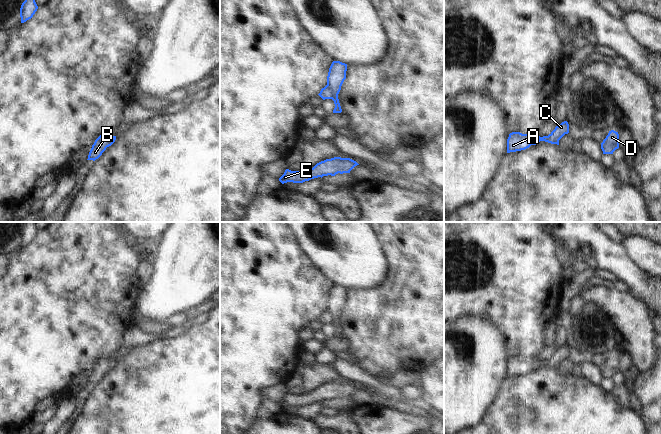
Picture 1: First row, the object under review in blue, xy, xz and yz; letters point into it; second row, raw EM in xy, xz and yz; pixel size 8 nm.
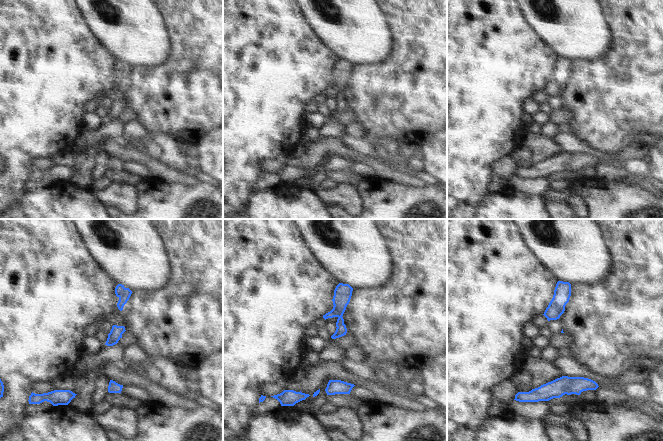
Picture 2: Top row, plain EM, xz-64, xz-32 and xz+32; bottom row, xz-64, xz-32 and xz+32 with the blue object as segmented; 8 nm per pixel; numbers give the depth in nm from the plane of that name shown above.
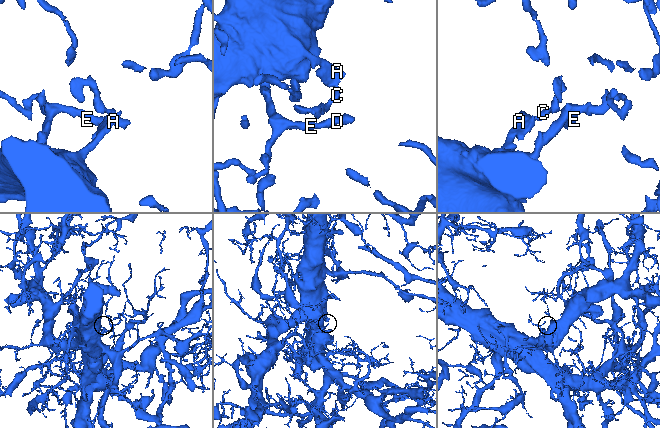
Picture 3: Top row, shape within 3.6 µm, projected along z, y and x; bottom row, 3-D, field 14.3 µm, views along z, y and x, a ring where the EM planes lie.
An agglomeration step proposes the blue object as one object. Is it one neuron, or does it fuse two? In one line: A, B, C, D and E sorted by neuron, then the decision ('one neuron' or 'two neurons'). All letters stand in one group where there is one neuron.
A B C D E; one neuron

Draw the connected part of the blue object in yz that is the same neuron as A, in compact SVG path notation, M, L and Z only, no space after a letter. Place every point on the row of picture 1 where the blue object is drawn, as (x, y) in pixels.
M567 121L562 122L548 135L540 137L537 134L522 134L520 132L512 132L507 139L507 153L521 151L536 145L540 141L559 145L559 140L569 133L569 124Z

